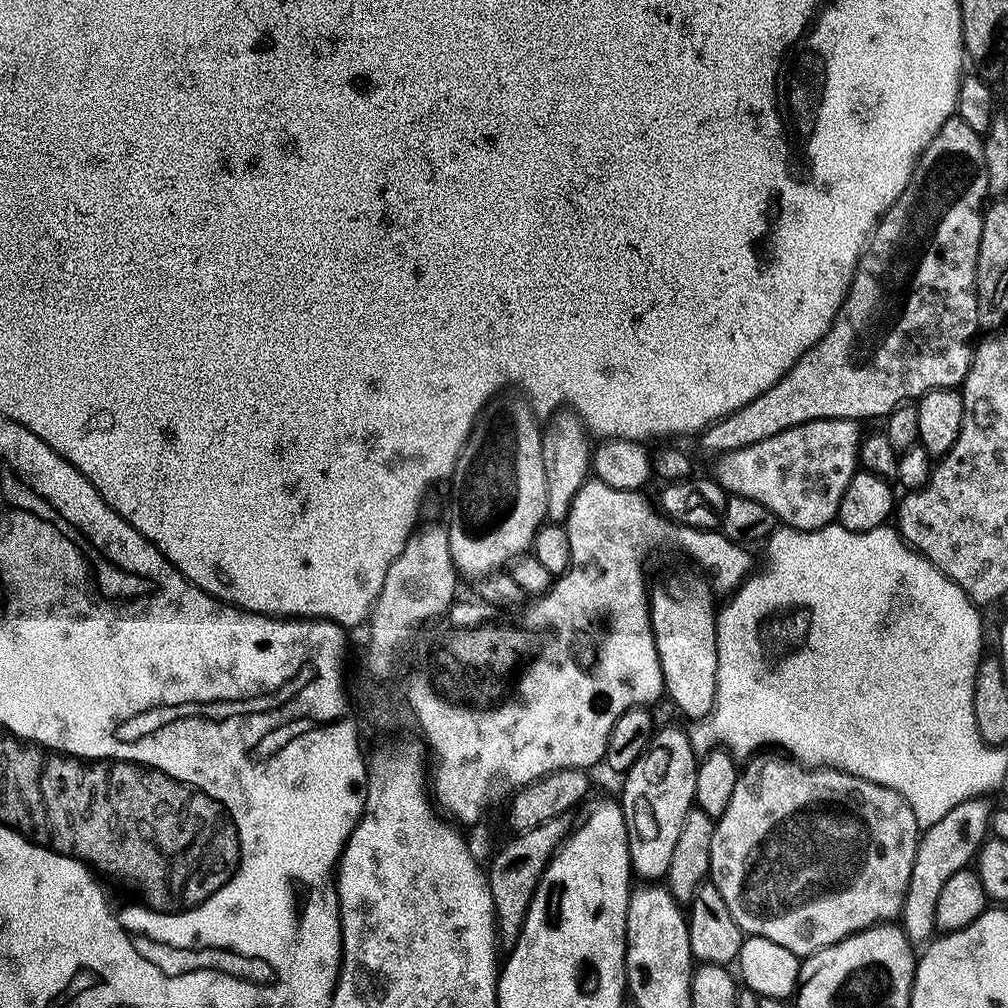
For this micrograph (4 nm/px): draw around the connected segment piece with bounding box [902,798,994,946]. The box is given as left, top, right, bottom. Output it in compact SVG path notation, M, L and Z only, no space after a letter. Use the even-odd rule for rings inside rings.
M986 799L964 800L958 806L954 806L954 810L950 810L938 822L927 825L923 829L920 844L914 854L914 866L910 874L902 913L904 935L913 945L920 946L931 941L937 931L934 906L937 905L937 896L942 892L946 878L950 878L950 874L954 874L962 866L961 861L956 861L956 856L971 857L989 835L994 808L991 808L984 800Z

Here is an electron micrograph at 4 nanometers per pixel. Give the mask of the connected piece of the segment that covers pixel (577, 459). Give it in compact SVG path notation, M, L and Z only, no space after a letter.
M557 410L552 413L550 423L552 425L546 428L546 435L541 442L544 472L546 472L546 515L551 523L560 524L567 519L573 498L588 478L592 464L592 450L590 445L588 446L589 433L575 412Z

